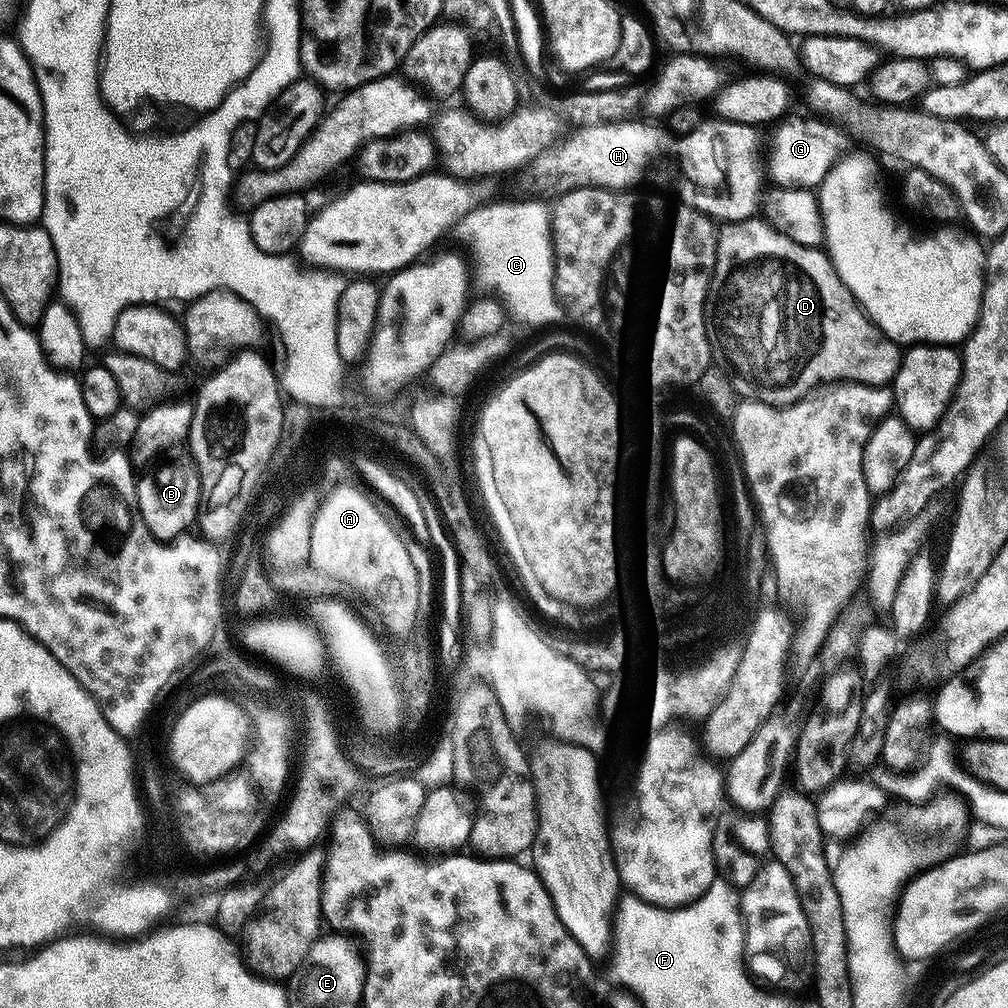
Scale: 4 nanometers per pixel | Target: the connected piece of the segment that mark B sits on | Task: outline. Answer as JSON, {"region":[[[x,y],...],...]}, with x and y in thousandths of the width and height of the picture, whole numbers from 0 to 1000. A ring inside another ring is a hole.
{"region":[[[189,455],[175,456],[172,460],[163,460],[152,472],[139,472],[135,477],[135,501],[149,526],[157,536],[164,538],[174,536],[175,533],[184,531],[187,523],[193,521],[196,516],[196,509],[200,503],[198,490],[198,471],[194,469],[194,461]]]}

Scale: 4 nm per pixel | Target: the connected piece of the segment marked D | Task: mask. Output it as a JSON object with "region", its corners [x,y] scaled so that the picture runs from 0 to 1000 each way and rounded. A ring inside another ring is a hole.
{"region":[[[747,216],[744,218],[731,218],[721,223],[722,231],[717,231],[716,238],[724,249],[730,253],[730,267],[726,270],[726,279],[722,282],[724,292],[722,298],[722,310],[720,312],[720,323],[722,325],[722,337],[726,340],[726,361],[733,372],[738,373],[746,381],[749,392],[760,401],[781,403],[797,397],[809,390],[812,383],[821,383],[826,379],[844,379],[847,381],[871,381],[881,383],[888,378],[889,369],[893,366],[895,356],[894,342],[884,337],[880,331],[868,319],[862,315],[856,304],[849,299],[845,289],[838,284],[835,276],[829,270],[825,262],[824,253],[813,246],[796,244],[788,240],[780,232],[776,232],[771,226],[766,225],[761,217]]]}

